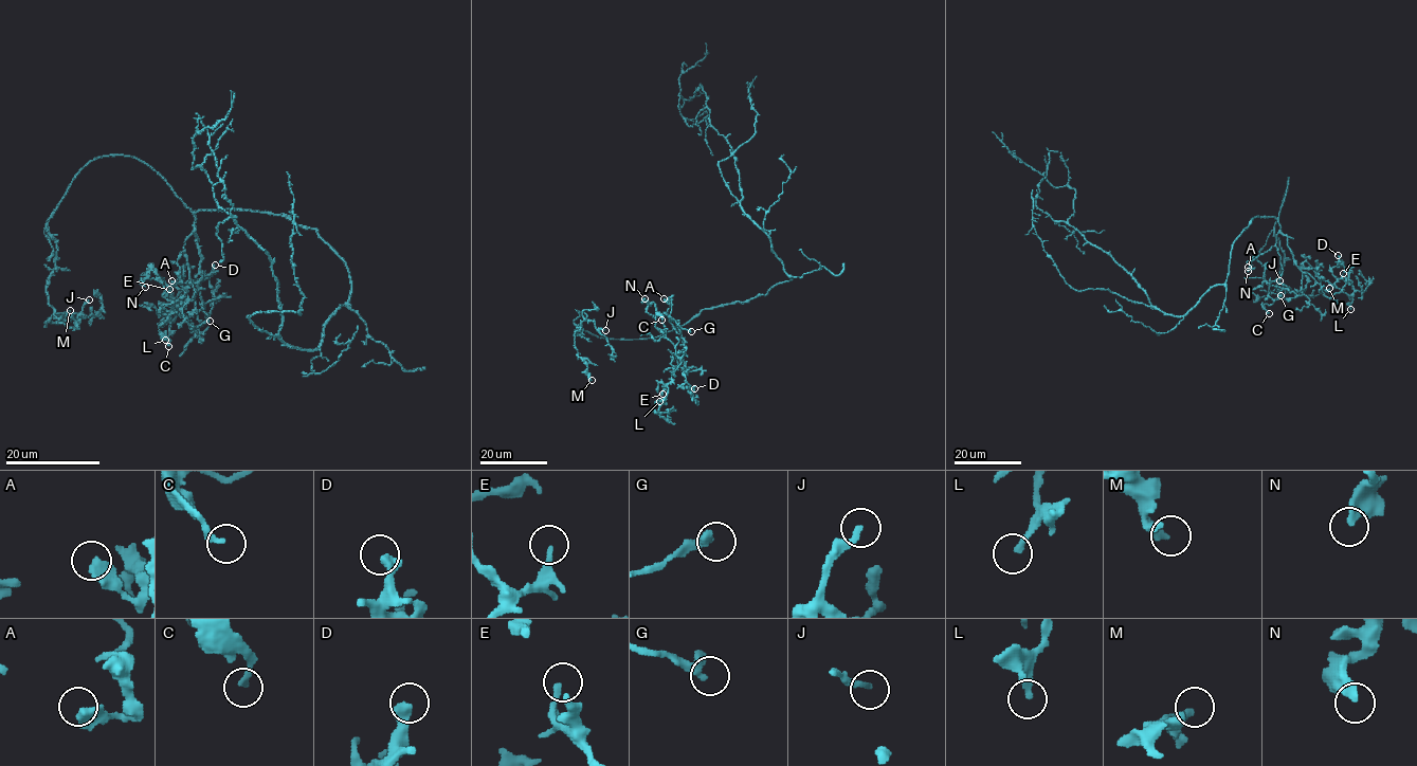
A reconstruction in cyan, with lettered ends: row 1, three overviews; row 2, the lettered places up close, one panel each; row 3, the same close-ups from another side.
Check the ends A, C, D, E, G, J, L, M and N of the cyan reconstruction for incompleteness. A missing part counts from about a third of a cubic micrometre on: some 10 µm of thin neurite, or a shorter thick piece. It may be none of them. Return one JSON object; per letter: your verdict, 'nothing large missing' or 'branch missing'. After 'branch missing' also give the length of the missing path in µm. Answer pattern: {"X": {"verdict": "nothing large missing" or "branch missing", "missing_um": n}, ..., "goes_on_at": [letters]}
{"A": {"verdict": "nothing large missing"}, "C": {"verdict": "nothing large missing"}, "D": {"verdict": "nothing large missing"}, "E": {"verdict": "nothing large missing"}, "G": {"verdict": "nothing large missing"}, "J": {"verdict": "nothing large missing"}, "L": {"verdict": "nothing large missing"}, "M": {"verdict": "nothing large missing"}, "N": {"verdict": "nothing large missing"}, "goes_on_at": []}

